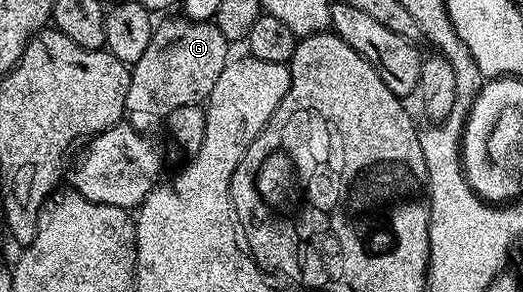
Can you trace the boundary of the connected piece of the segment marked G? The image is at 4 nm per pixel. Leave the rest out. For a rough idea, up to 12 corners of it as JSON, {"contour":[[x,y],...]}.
{"contour":[[165,19],[132,64],[125,115],[153,133],[206,102],[230,62],[216,22]]}

